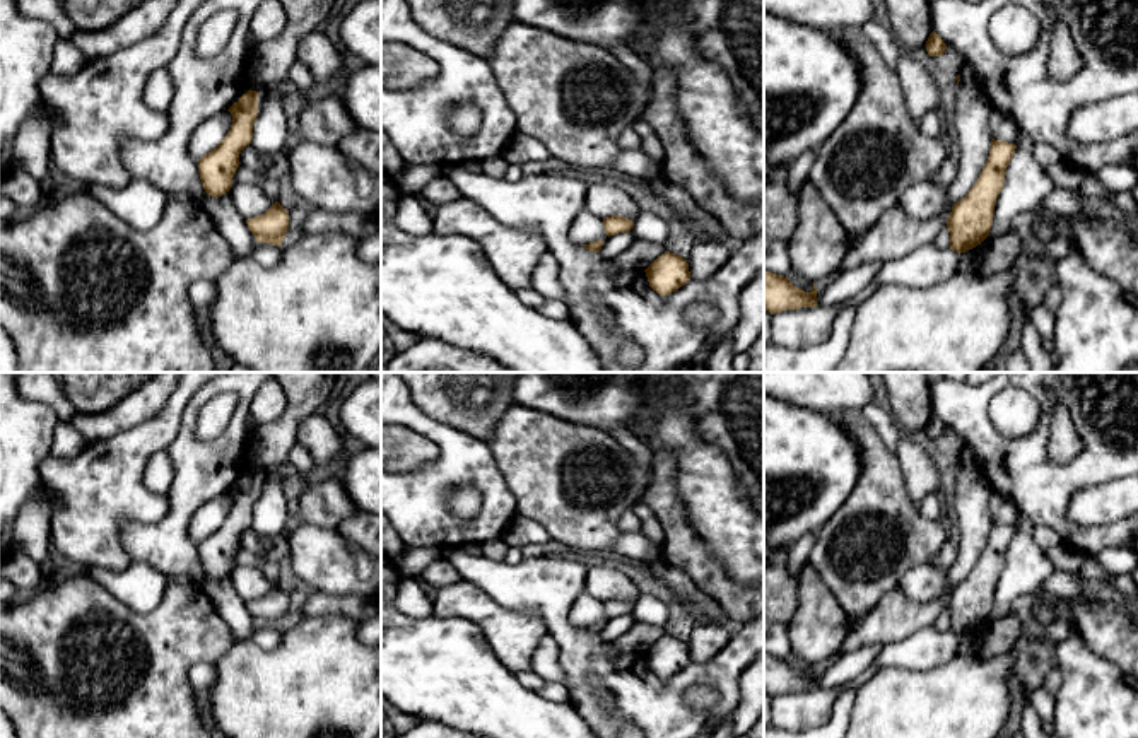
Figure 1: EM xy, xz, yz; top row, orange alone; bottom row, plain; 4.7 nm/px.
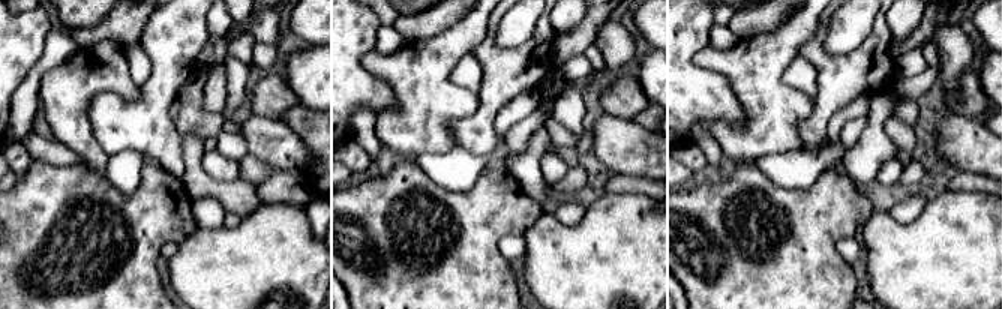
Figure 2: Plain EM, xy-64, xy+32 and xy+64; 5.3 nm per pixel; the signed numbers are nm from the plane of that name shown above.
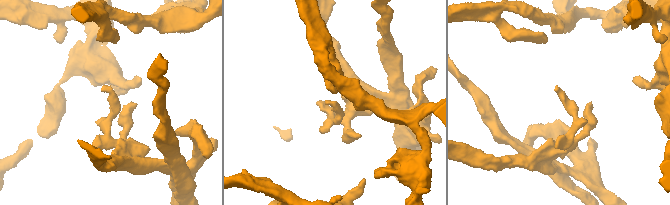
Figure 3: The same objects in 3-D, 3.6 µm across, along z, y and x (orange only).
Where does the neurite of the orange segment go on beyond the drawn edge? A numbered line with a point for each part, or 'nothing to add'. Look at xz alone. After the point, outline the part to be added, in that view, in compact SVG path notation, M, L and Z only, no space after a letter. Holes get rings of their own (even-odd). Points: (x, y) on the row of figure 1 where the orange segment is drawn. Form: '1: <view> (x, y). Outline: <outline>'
nothing to add

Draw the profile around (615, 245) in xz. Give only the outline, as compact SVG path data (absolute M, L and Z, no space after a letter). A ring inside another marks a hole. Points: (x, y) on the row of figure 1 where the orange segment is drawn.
M629 231L629 232L619 232L615 236L610 236L601 249L600 249L600 255L612 261L613 258L617 258L619 255L622 255L634 241L634 234Z

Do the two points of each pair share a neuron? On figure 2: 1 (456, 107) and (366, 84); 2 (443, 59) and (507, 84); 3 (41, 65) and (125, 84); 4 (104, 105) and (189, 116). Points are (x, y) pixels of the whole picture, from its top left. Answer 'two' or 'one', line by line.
1: two
2: two
3: two
4: two

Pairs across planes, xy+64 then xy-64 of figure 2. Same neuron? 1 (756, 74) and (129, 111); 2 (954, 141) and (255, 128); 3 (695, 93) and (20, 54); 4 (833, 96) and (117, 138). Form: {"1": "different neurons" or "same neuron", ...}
{"1": "different neurons", "2": "same neuron", "3": "same neuron", "4": "same neuron"}

